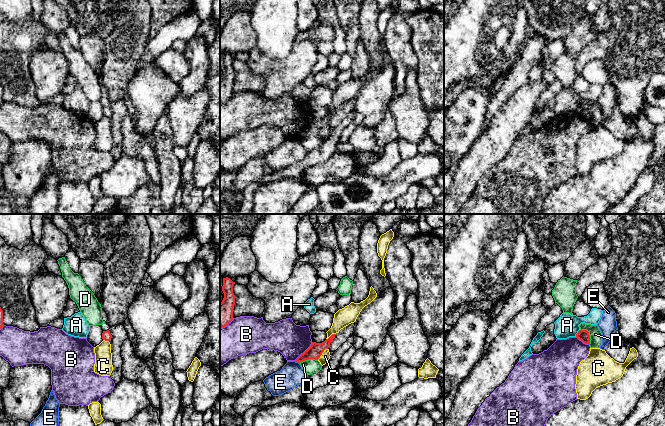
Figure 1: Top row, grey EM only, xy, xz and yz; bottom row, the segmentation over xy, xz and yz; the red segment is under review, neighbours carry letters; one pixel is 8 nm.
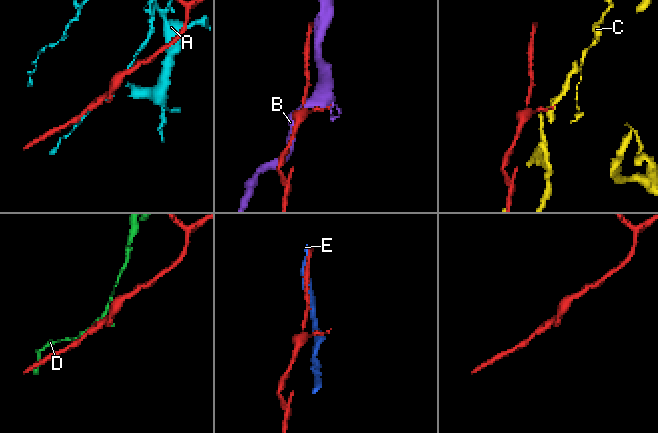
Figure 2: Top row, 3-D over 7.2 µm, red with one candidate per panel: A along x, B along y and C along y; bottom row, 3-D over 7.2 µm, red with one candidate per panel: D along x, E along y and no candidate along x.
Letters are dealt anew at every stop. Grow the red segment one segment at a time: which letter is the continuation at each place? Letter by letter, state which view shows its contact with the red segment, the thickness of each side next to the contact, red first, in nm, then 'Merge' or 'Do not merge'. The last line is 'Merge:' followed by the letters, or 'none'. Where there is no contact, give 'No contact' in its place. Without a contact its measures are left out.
A: Touches red in yz. Thickness 90 nm (red) against 190 nm. Do not merge
B: Touches red in xz. Thickness 110 nm (red) against 260 nm. Do not merge
C: Touches red in xz. Thickness 110 nm (red) against 70 nm. Do not merge
D: Touches red in yz. Thickness 90 nm (red) against 100 nm. Do not merge
E: Touches red in xz. Thickness 110 nm (red) against 200 nm. Do not merge
Merge: none

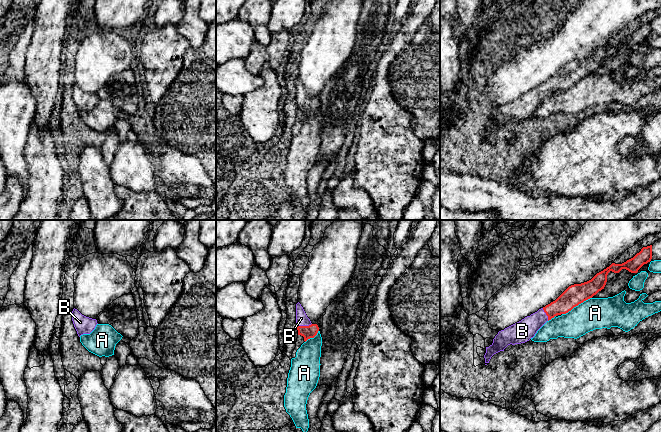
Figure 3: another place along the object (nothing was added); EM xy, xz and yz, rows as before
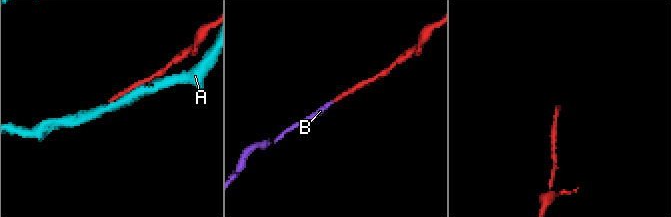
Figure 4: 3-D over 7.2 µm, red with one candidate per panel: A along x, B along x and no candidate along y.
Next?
A: Touches red in yz. Thickness 160 nm (red) against 260 nm. Do not merge
B: Touches red in xz. Thickness 100 nm (red) against 100 nm. Merge
Merge: B

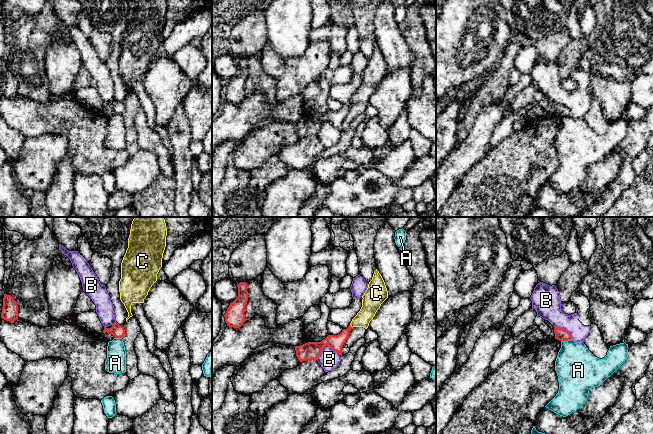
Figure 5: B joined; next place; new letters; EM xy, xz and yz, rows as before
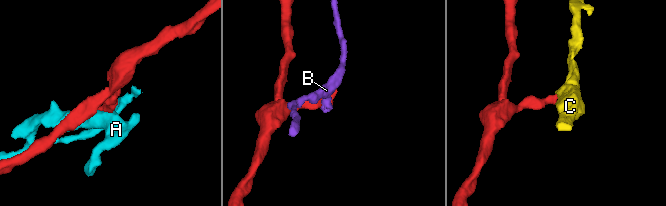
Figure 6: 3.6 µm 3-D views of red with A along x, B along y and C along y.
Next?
A: Touches red in yz. Thickness 100 nm (red) against 340 nm. Do not merge
B: Touches red in xz. Thickness 140 nm (red) against 160 nm. Do not merge
C: Touches red in xz. Thickness 120 nm (red) against 150 nm. Do not merge
Merge: none

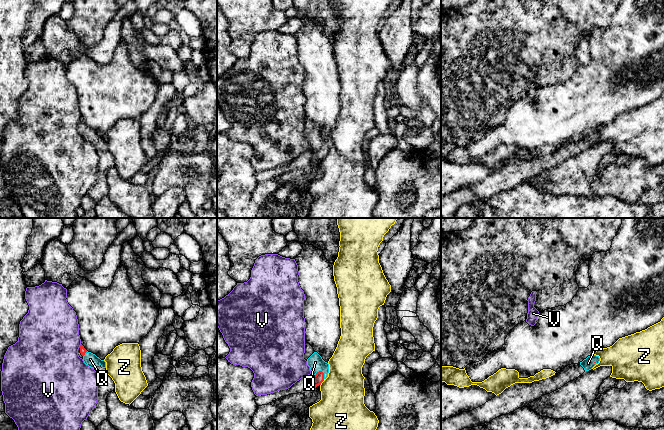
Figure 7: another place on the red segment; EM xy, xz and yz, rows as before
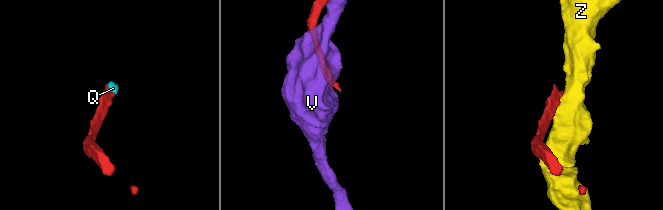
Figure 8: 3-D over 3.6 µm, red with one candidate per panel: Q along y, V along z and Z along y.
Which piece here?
Q: Touches red in xz. Thickness 80 nm (red) against 120 nm. Merge
V: Touches red in xy. Thickness 50 nm (red) against 480 nm. Do not merge
Z: Touches red in xz. Thickness 80 nm (red) against 360 nm. Do not merge
Merge: Q

